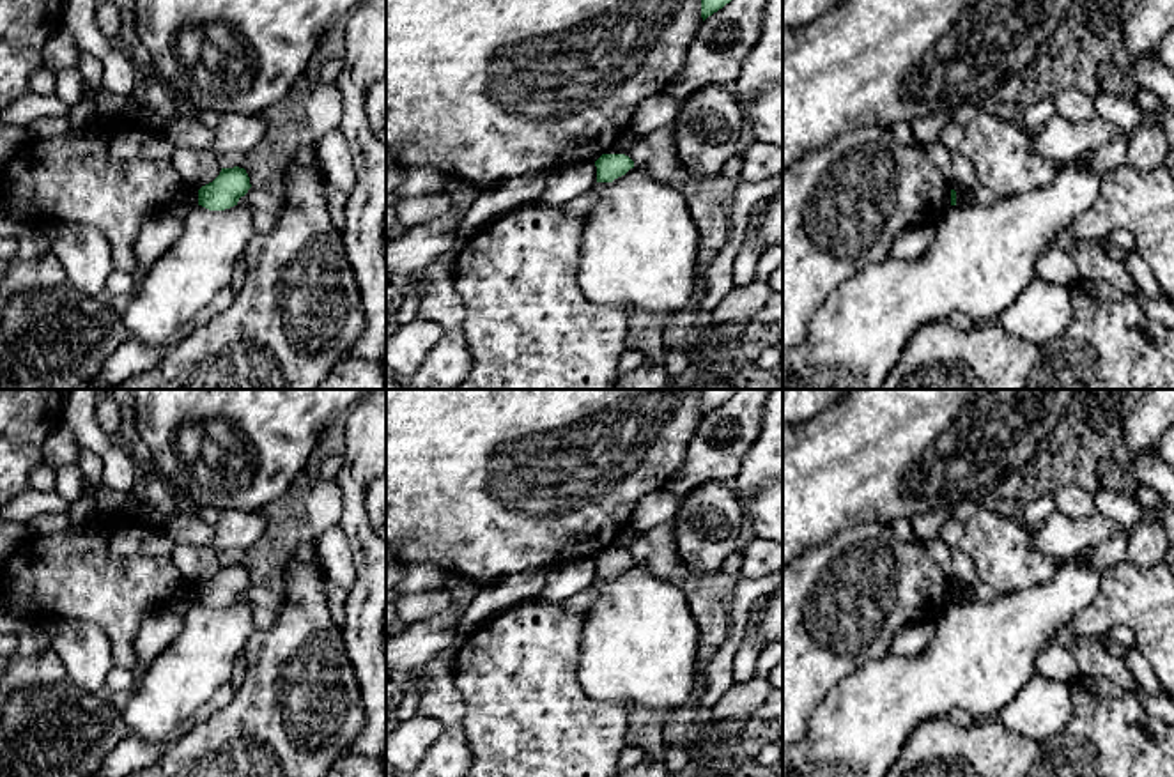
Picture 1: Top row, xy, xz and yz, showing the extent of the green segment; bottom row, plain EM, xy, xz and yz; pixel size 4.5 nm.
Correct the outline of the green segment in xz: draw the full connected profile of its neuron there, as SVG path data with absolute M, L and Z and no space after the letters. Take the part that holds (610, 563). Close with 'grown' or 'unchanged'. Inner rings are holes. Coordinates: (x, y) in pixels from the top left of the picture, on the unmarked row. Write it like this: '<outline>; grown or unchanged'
M602 550L597 558L597 579L613 579L634 565L634 558L625 550Z; unchanged

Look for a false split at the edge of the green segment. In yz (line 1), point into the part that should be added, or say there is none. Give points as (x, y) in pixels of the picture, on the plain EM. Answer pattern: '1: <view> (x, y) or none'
1: none

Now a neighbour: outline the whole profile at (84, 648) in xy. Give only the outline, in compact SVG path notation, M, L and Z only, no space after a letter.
M48 616L39 623L50 648L62 658L67 678L89 694L103 694L104 678L113 667L106 632L87 621Z

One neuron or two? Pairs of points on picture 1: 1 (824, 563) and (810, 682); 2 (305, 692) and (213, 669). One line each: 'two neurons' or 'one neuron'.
1: one neuron
2: two neurons

